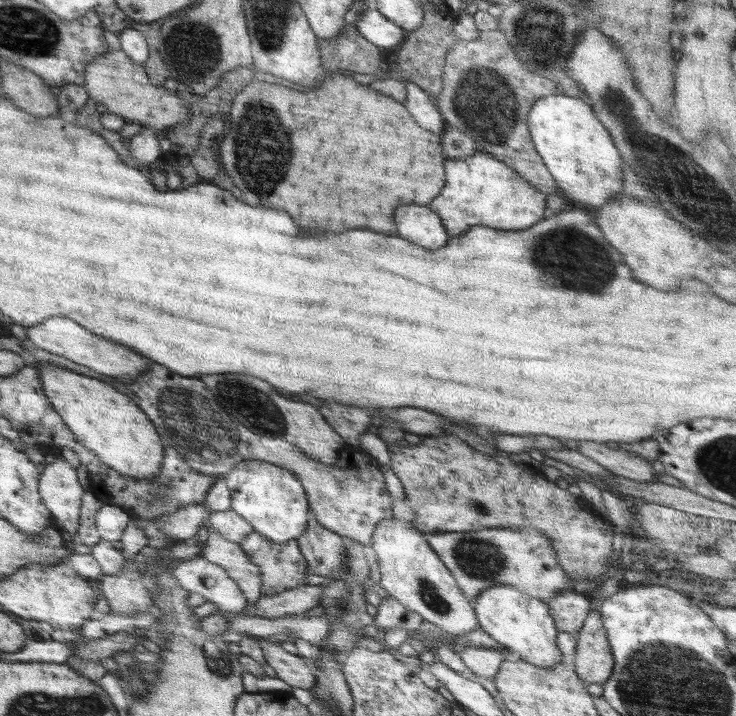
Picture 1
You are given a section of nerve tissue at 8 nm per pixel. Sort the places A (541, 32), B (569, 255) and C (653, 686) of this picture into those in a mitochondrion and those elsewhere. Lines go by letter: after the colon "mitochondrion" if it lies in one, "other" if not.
A: mitochondrion
B: mitochondrion
C: mitochondrion

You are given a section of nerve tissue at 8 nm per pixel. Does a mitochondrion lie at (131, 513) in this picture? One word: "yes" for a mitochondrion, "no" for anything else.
no

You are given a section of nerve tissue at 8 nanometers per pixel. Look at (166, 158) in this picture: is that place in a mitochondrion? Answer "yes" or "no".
no

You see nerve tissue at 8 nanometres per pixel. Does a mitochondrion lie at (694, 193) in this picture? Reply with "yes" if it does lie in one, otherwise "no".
yes

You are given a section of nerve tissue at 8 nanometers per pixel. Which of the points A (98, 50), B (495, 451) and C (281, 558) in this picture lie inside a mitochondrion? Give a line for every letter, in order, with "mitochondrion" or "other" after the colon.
A: other
B: other
C: other

